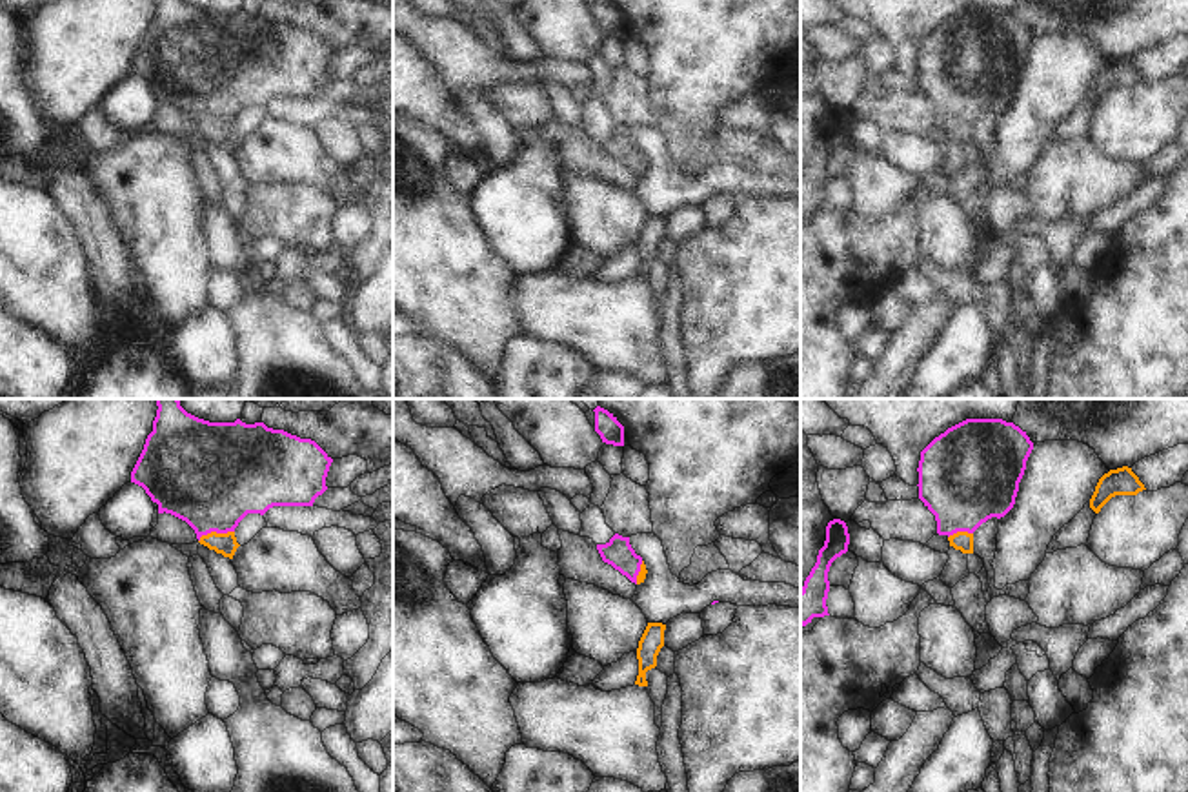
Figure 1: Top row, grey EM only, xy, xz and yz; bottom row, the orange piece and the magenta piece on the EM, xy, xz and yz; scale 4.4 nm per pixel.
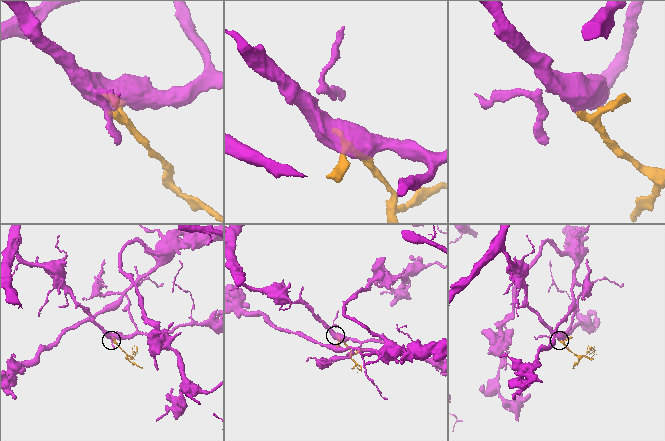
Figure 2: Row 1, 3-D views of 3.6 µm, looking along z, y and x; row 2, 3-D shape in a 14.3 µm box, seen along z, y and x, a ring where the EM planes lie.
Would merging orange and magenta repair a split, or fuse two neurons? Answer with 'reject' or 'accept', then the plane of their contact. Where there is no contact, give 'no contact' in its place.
accept | xy

